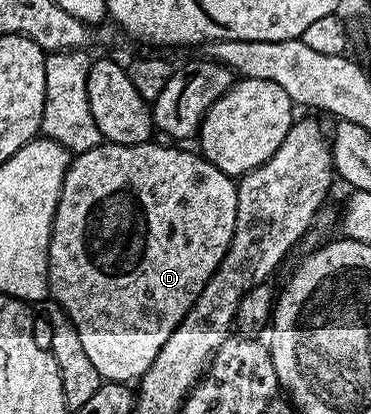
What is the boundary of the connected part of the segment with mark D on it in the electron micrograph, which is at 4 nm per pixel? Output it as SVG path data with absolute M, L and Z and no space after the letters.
M103 142L97 144L92 150L77 153L71 159L68 170L64 174L64 182L60 190L60 198L56 206L56 214L54 215L54 225L50 231L50 291L49 295L56 301L62 309L68 314L68 318L72 322L72 326L76 326L76 334L80 334L80 343L83 344L84 350L88 353L88 358L92 362L92 366L96 366L96 370L102 375L103 381L113 382L116 384L130 384L131 382L141 381L142 375L148 370L148 366L152 366L152 362L156 362L156 354L160 354L160 346L164 346L164 342L168 342L168 338L172 338L172 330L176 330L176 326L180 326L180 322L188 314L188 310L192 310L192 306L196 302L196 298L200 298L200 294L204 290L204 286L208 286L208 282L212 278L212 274L220 266L220 262L226 257L228 246L234 237L236 230L236 198L238 197L238 186L235 177L224 174L212 162L208 162L206 157L197 151L185 152L185 147L170 146L174 148L165 148L162 144L154 144L155 142L147 142L145 144L112 144Z

